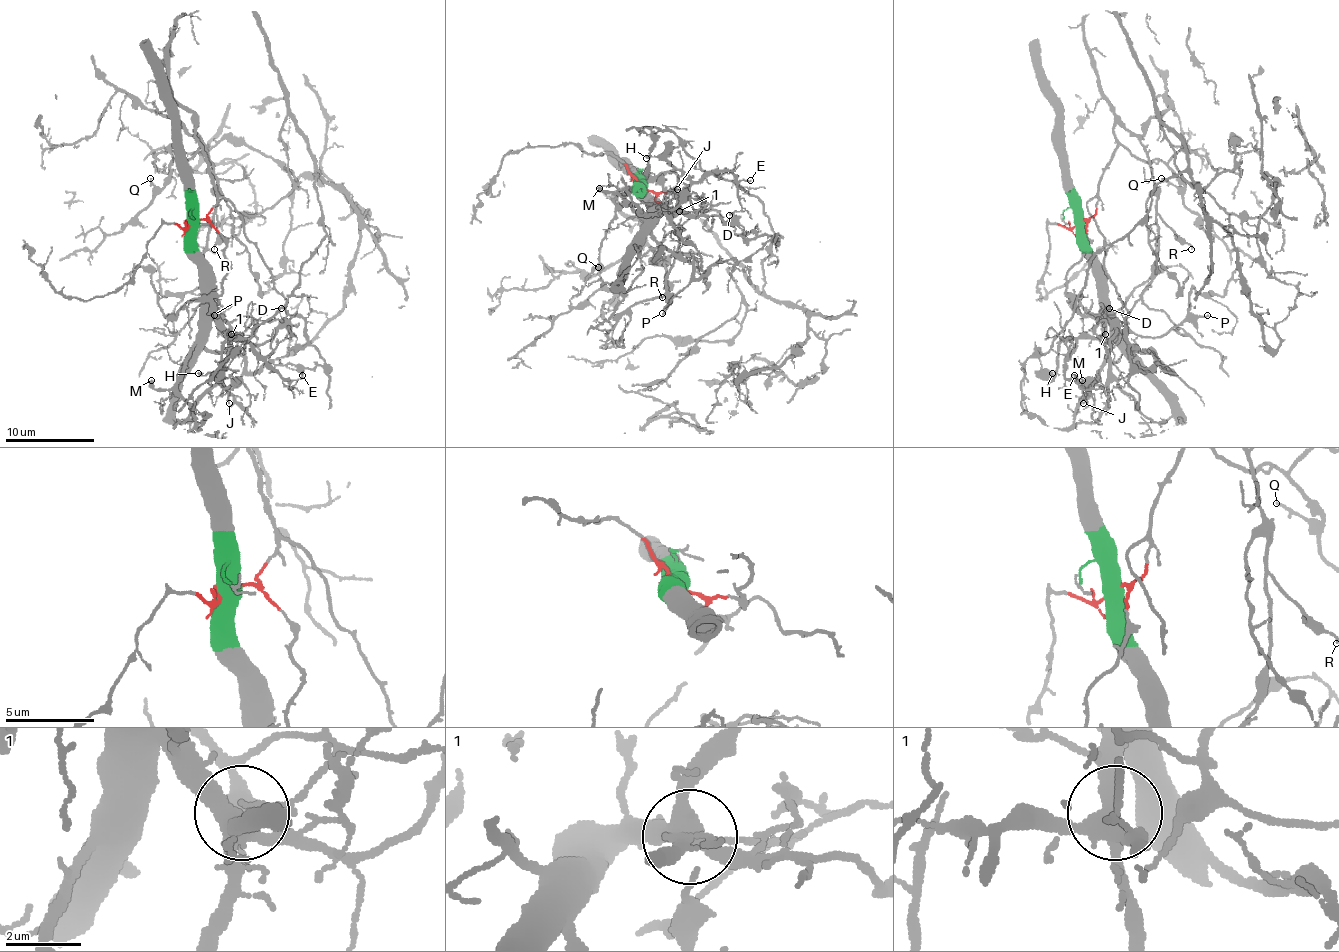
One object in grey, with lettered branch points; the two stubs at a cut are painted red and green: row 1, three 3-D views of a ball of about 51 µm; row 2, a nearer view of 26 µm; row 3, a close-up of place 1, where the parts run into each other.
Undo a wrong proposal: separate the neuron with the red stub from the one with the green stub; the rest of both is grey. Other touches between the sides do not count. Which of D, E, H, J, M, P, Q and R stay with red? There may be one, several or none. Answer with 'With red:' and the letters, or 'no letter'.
With red: P, Q, R

